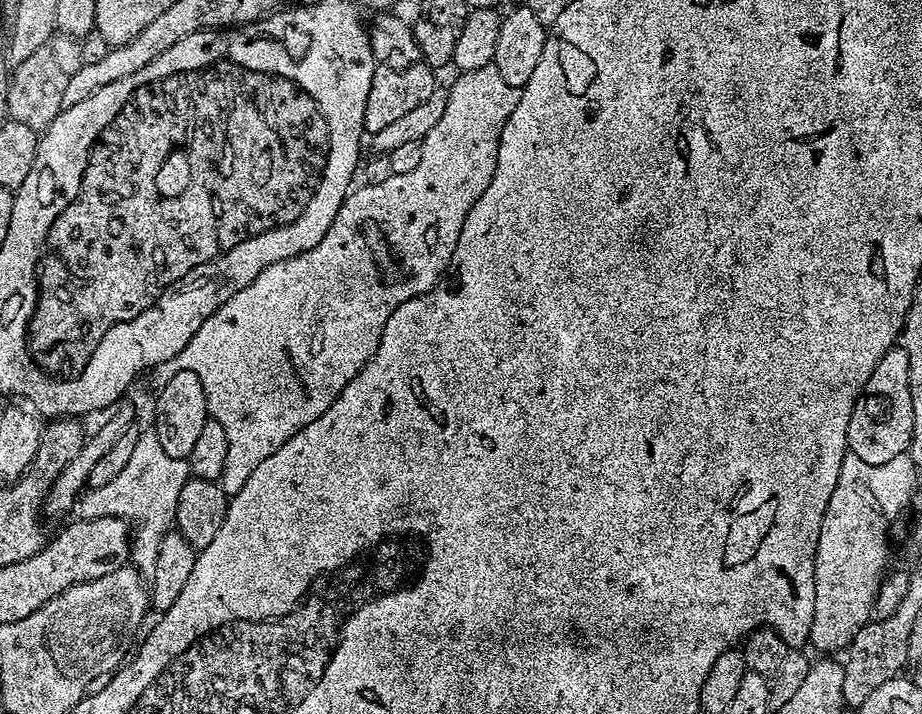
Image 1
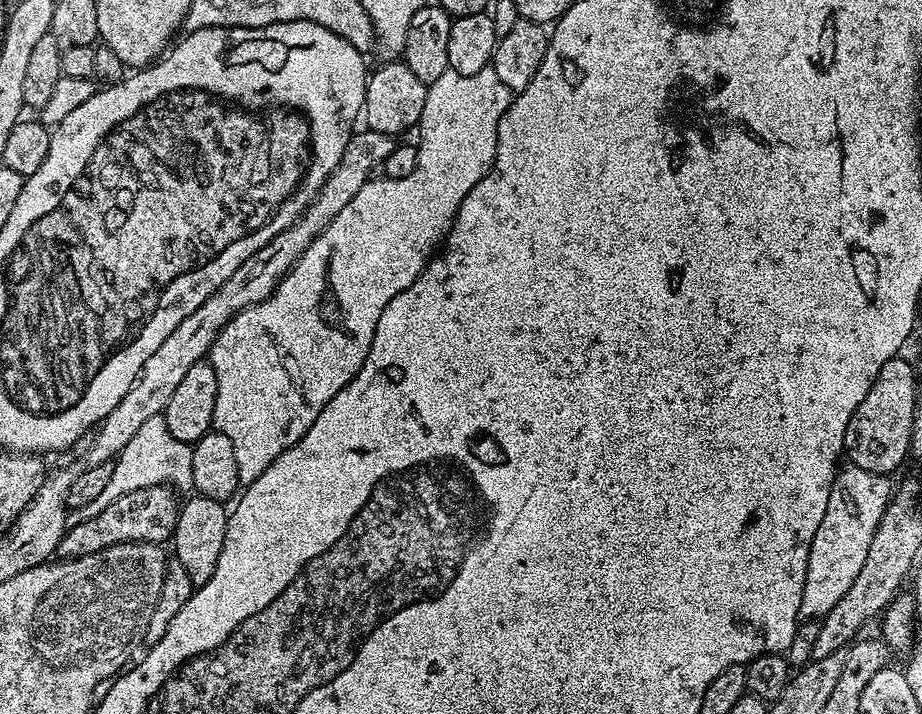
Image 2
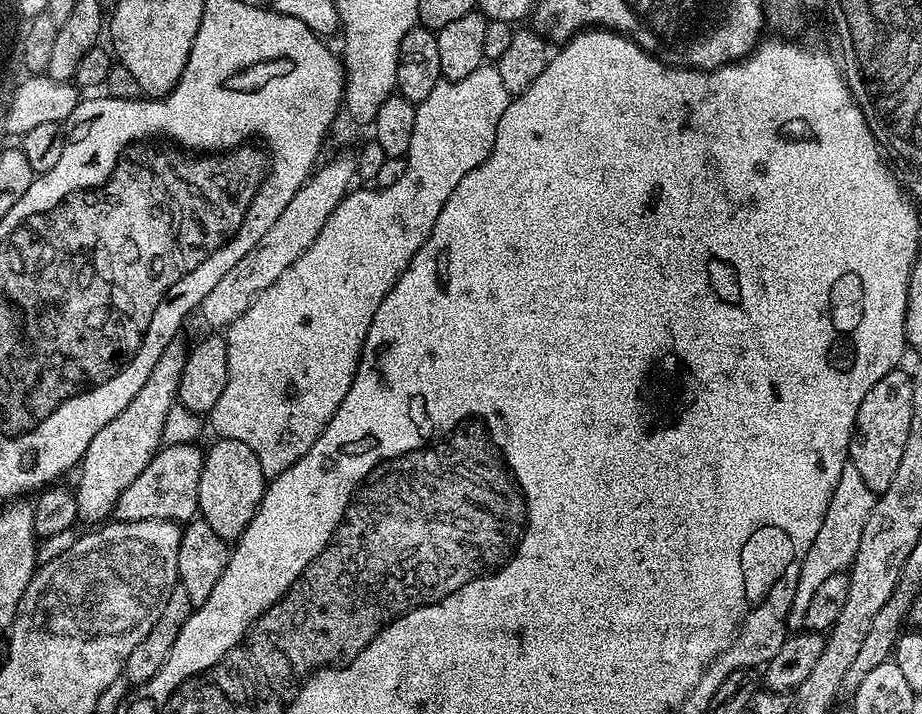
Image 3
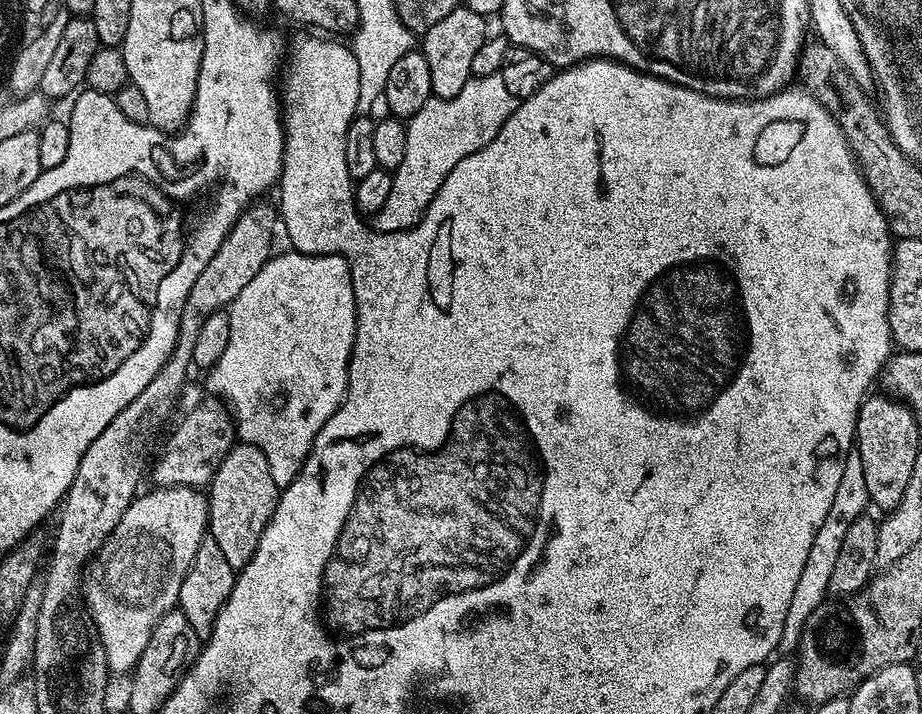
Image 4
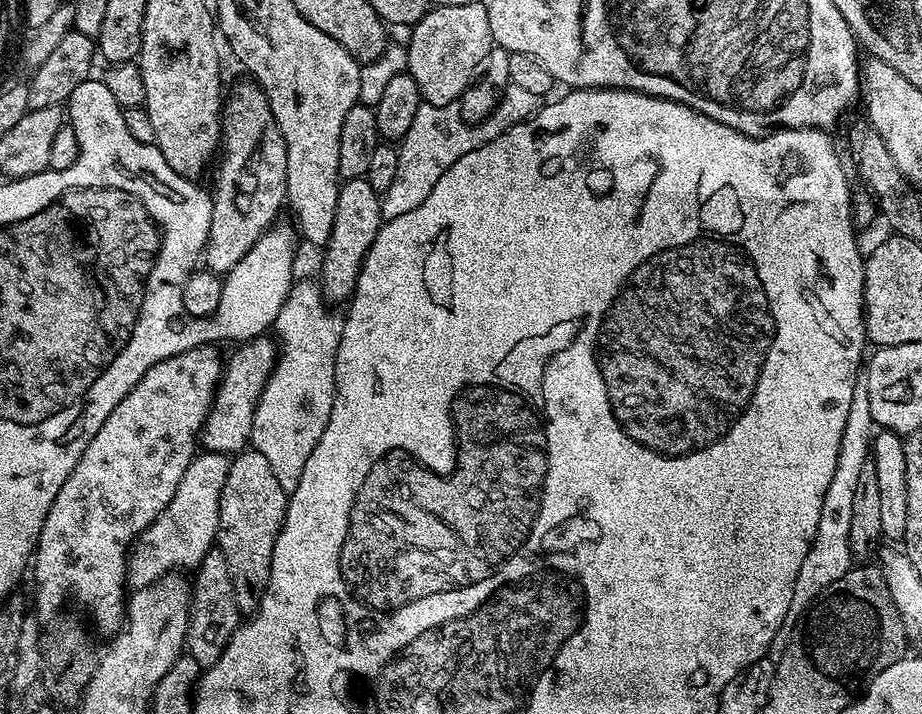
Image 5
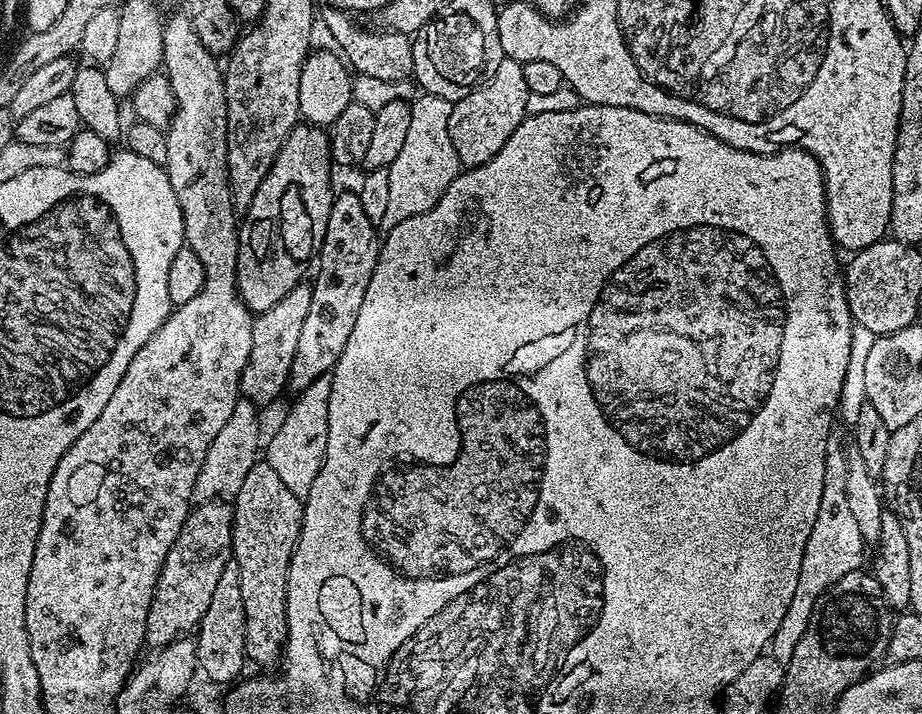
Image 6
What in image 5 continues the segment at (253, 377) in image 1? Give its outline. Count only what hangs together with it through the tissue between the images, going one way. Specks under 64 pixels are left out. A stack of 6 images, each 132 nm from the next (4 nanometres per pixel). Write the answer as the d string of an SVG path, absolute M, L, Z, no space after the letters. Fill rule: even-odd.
M511 83L501 92L495 110L476 123L465 119L459 107L436 108L433 104L421 103L418 114L414 114L414 123L410 130L406 130L404 139L398 144L398 174L390 190L383 193L380 202L385 220L398 218L398 214L410 214L410 210L422 206L422 202L430 198L430 190L438 186L438 178L442 178L446 170L450 170L450 166L454 166L454 162L462 158L462 154L470 154L470 150L478 150L483 144L489 144L515 124L521 124L522 121L535 116L541 107L541 96L529 94ZM301 280L293 283L274 325L274 332L278 337L276 369L273 370L262 390L258 406L254 410L254 426L250 441L255 452L262 454L262 458L270 462L270 470L274 470L274 478L278 478L282 490L289 494L296 489L298 482L302 482L302 470L306 466L306 458L310 458L314 446L318 446L330 422L330 410L334 406L336 397L336 379L334 378L336 351L344 329L343 319L339 315L336 317L334 313L327 312L327 310L332 310L326 307L319 283L312 281L311 284L308 280L302 281L301 284L300 282Z

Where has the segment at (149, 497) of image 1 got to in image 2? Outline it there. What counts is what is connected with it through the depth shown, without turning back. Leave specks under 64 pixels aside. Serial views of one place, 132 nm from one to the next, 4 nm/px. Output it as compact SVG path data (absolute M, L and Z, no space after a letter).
M163 415L149 418L139 428L138 434L134 434L134 438L126 442L126 446L116 457L114 475L109 479L108 485L102 489L102 494L97 494L89 504L78 510L79 519L89 520L102 514L102 510L106 510L110 502L122 498L122 494L130 494L130 490L146 490L146 486L158 486L159 484L166 484L173 490L191 489L193 466L192 445L174 438L170 426L166 426Z

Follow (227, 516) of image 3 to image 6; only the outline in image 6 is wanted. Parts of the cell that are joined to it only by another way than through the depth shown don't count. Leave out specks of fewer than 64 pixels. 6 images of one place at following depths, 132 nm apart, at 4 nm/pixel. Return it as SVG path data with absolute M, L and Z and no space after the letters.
M258 462L250 470L250 474L246 474L246 478L242 482L242 490L238 490L232 504L232 559L238 562L238 582L242 586L242 610L246 610L246 650L245 657L249 661L252 660L256 664L261 664L261 669L268 670L271 664L279 665L284 654L284 643L288 640L288 571L292 562L292 555L296 549L296 543L300 537L302 530L302 518L304 517L304 506L301 497L290 494L290 489L284 485L282 478L278 478L278 474L274 471L274 466L270 466L266 462Z

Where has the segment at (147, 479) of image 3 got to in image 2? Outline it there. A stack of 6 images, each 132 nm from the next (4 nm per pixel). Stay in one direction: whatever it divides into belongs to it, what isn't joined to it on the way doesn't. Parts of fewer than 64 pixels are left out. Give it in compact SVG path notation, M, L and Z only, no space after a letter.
M166 484L146 486L146 490L130 490L130 494L122 494L122 498L110 502L110 506L102 510L102 514L89 520L77 519L65 531L58 549L59 555L71 558L94 554L98 550L130 542L163 545L171 541L172 532L176 528L176 519L180 513L180 504L176 496L177 493Z

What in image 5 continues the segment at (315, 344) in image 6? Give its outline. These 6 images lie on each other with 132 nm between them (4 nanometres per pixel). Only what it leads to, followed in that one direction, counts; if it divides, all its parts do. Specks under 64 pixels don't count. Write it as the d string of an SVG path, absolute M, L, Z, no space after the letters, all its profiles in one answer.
M366 178L345 179L339 185L336 193L336 210L332 219L332 233L328 235L328 243L322 248L324 261L320 264L318 277L322 295L329 305L343 305L356 288L366 254L374 238L378 238L380 225L385 221L380 205L381 199L381 193L376 192Z

